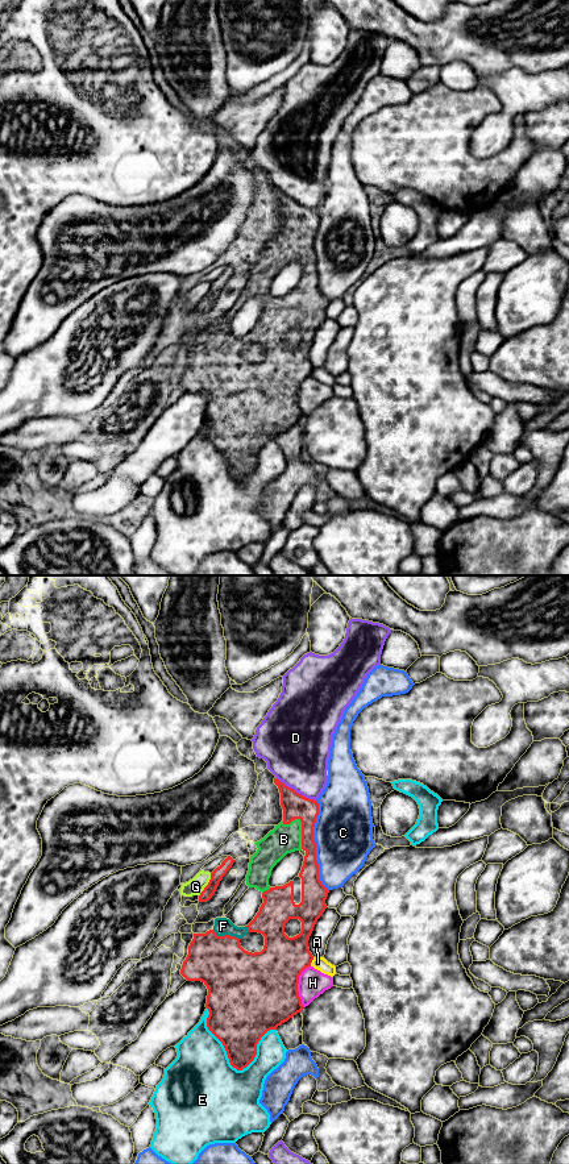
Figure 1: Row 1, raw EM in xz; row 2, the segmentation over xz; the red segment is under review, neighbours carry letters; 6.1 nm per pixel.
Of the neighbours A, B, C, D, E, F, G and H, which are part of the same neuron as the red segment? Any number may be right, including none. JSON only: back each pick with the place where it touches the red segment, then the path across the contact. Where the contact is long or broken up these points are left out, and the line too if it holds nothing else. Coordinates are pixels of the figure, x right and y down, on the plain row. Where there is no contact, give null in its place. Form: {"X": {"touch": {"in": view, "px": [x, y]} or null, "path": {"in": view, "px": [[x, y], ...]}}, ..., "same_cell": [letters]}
{"B": {"touch": {"in": "xz", "px": [302, 236]}}, "F": {"touch": {"in": "xz", "px": [225, 345]}}, "same_cell": ["B", "F"]}

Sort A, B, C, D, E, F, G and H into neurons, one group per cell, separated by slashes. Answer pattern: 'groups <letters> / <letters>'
groups A / B F / C / D / E / G / H

